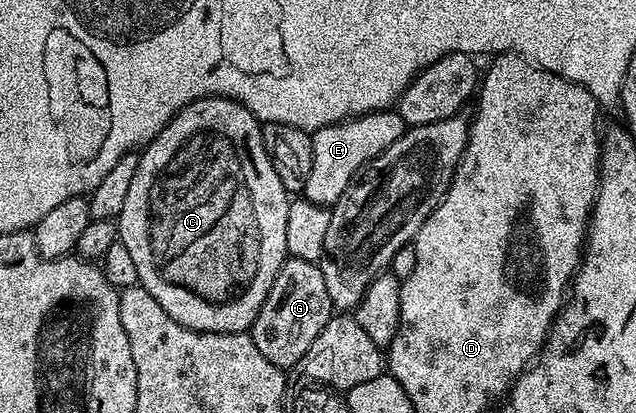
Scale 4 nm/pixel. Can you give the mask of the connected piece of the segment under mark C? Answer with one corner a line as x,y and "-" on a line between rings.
200,98
187,104
140,151
135,176
127,188
123,208
115,219
119,241
125,245
127,252
131,252
139,285
147,288
147,292
151,292
151,296
159,300
159,308
163,308
163,312
167,312
171,320
183,324
189,330
208,334
244,334
252,331
253,322
267,300
267,292
271,292
271,284
275,284
275,276
288,255
287,220
291,198
269,159
261,127
262,123
257,121
257,117
247,107
231,98

